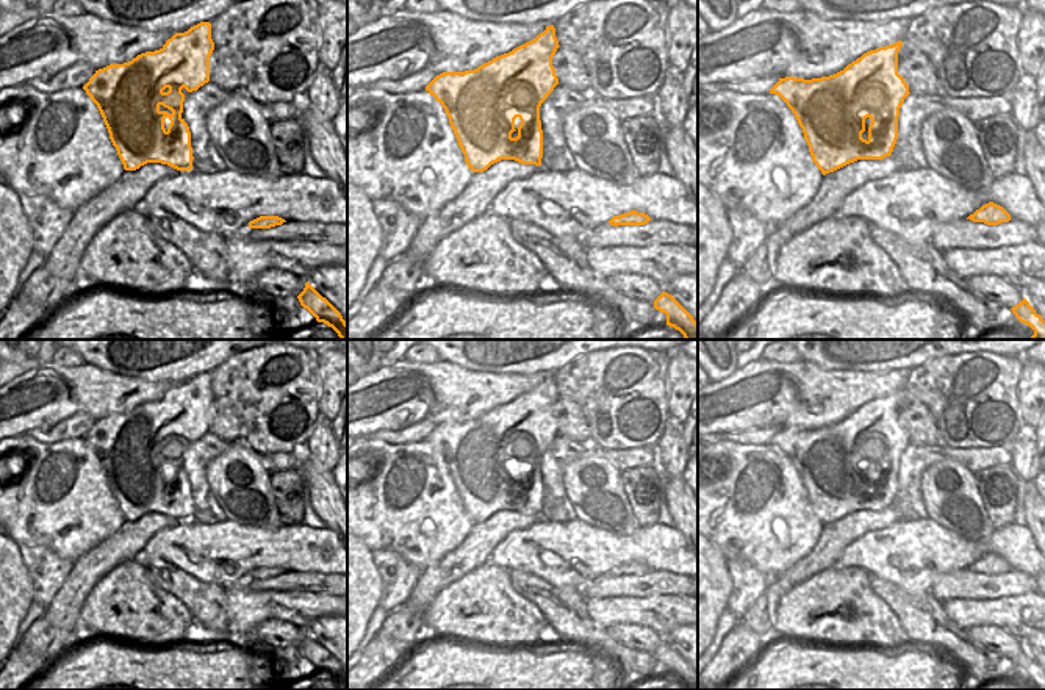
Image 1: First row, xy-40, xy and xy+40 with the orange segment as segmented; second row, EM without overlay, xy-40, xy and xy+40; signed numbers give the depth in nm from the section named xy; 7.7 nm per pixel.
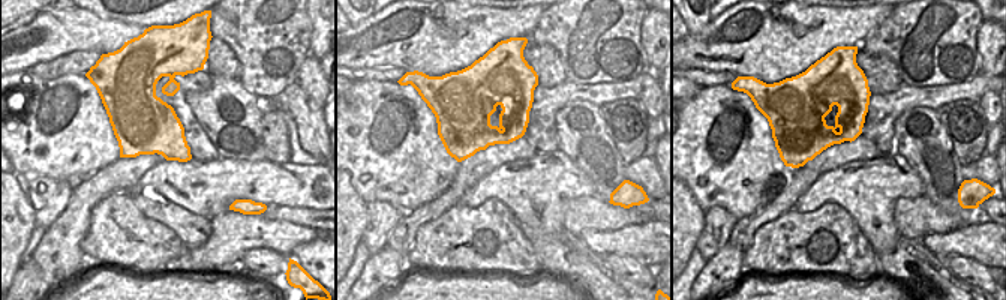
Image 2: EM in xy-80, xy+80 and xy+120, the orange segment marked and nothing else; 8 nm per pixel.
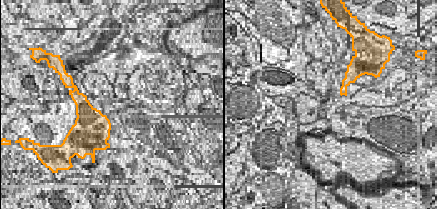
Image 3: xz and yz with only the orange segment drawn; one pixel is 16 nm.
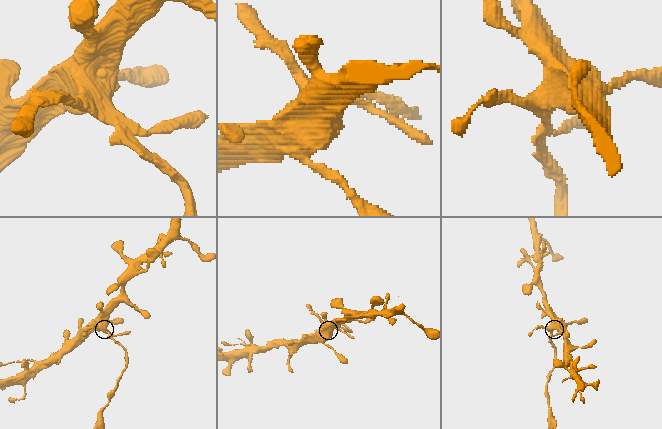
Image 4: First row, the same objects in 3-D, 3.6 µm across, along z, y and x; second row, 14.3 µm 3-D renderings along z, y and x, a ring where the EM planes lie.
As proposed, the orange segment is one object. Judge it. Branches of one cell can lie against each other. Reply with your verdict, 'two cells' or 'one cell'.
two cells

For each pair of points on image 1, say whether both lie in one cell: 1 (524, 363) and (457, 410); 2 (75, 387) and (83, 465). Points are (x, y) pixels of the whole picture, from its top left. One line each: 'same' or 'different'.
1: different
2: different

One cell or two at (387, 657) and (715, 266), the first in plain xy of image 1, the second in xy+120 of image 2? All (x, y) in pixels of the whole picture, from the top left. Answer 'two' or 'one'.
one

